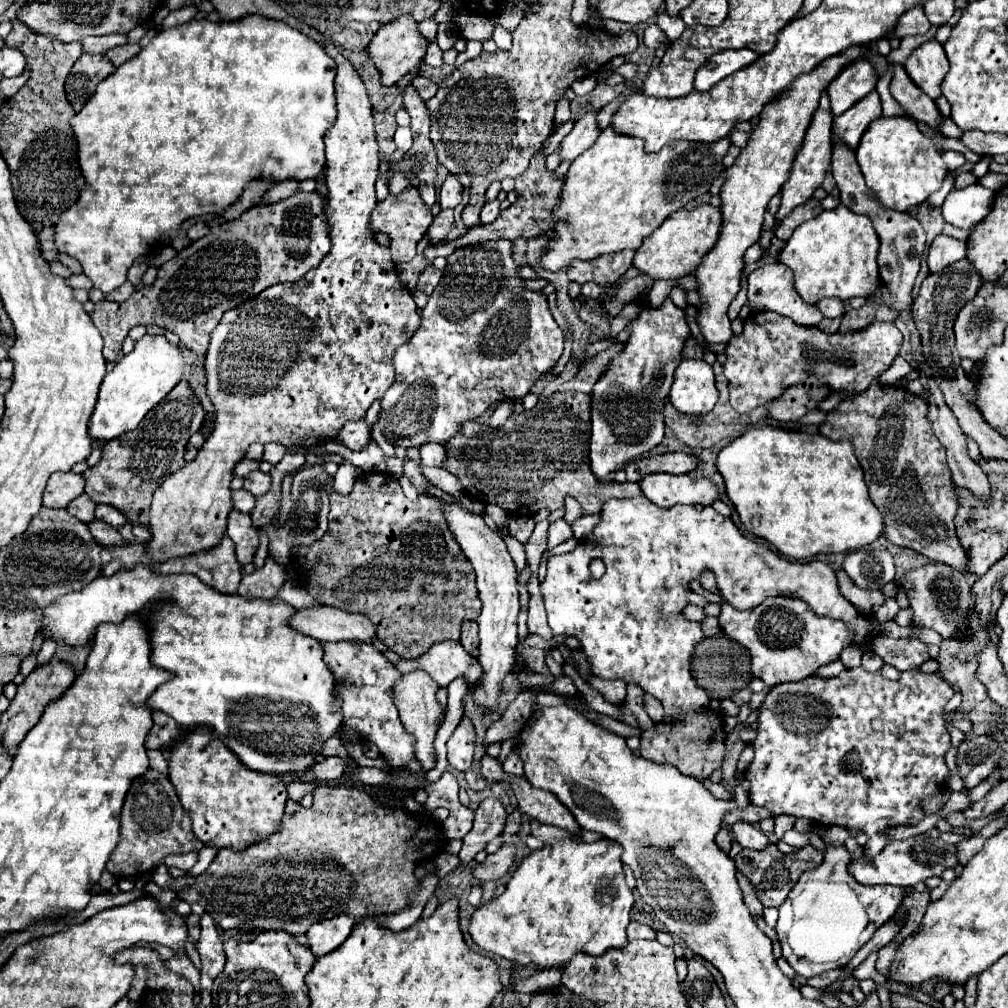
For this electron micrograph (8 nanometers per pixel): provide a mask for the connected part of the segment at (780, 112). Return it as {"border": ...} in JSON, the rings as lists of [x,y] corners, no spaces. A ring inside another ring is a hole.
{"border":[[[853,46],[847,48],[841,54],[835,54],[827,60],[823,60],[817,68],[813,68],[807,74],[797,76],[785,92],[779,92],[775,100],[765,104],[763,112],[759,114],[757,128],[749,134],[747,146],[741,148],[741,154],[737,156],[735,164],[725,170],[725,180],[721,186],[721,232],[715,248],[711,248],[701,264],[695,270],[697,278],[697,292],[701,304],[697,306],[697,324],[701,328],[701,334],[707,342],[729,342],[731,322],[727,318],[727,308],[735,294],[741,288],[741,272],[745,268],[743,256],[749,246],[753,246],[761,236],[763,226],[763,214],[767,208],[767,202],[781,192],[783,184],[789,178],[791,164],[803,144],[805,132],[809,128],[811,116],[815,114],[815,108],[819,104],[821,92],[831,84],[831,80],[849,64],[865,58],[863,56],[865,46]]]}

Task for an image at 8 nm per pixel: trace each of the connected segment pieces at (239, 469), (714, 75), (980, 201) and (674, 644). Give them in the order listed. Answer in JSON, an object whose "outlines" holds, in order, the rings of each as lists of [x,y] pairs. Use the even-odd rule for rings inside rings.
{"outlines":[[[[243,458],[237,466],[235,466],[235,470],[233,470],[233,476],[235,478],[245,478],[249,472],[253,472],[253,470],[257,470],[259,468],[259,464],[261,462],[253,462],[253,460],[247,460],[247,458]]],[[[749,48],[717,52],[715,56],[711,56],[711,60],[707,60],[707,64],[703,64],[695,72],[695,90],[699,90],[699,92],[709,90],[719,80],[723,80],[725,76],[753,64],[757,58],[759,58],[759,54],[751,52]]],[[[971,184],[963,190],[951,190],[943,202],[945,222],[969,230],[981,222],[993,206],[993,192],[981,184]]],[[[645,496],[607,500],[601,508],[601,520],[593,528],[593,532],[583,538],[575,550],[549,558],[541,592],[545,596],[547,618],[553,634],[575,636],[579,640],[593,676],[605,680],[621,678],[627,684],[633,682],[641,686],[643,692],[655,696],[665,708],[663,722],[681,722],[685,712],[701,712],[709,708],[709,694],[699,688],[691,676],[691,654],[697,644],[695,638],[703,638],[701,624],[691,622],[683,616],[683,608],[689,604],[689,582],[699,578],[703,570],[711,570],[715,574],[719,594],[733,608],[749,610],[759,606],[769,596],[801,598],[813,608],[813,612],[817,612],[817,616],[827,616],[851,624],[855,628],[855,644],[861,644],[869,636],[867,618],[861,616],[855,606],[841,596],[837,578],[827,564],[789,562],[783,556],[771,552],[767,546],[743,536],[731,522],[731,518],[723,518],[711,506],[705,506],[703,510],[697,510],[695,506],[679,506],[679,524],[675,524],[675,516],[663,516],[663,512],[659,512],[659,516],[655,516],[655,512],[647,516],[647,512],[639,512],[639,504],[647,502],[649,500]],[[593,558],[601,558],[607,568],[599,580],[595,580],[589,572]]]]}

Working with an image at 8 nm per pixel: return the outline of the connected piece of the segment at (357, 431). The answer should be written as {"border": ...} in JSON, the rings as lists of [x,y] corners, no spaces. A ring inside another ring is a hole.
{"border":[[[359,420],[359,422],[347,422],[339,430],[337,440],[343,442],[349,450],[363,450],[369,444],[369,436],[371,436],[369,426],[365,424],[365,420]]]}

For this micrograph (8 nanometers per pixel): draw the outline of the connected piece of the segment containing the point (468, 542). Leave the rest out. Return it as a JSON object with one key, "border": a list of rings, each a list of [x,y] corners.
{"border":[[[445,502],[447,508],[447,522],[451,524],[451,532],[455,540],[459,542],[463,554],[473,564],[473,570],[477,574],[477,588],[479,598],[483,602],[483,610],[477,618],[479,624],[479,664],[483,666],[485,674],[479,680],[479,688],[473,692],[475,700],[483,708],[491,708],[497,704],[497,698],[501,694],[501,682],[511,672],[511,666],[515,662],[515,644],[517,638],[517,614],[519,614],[519,592],[517,592],[517,572],[515,564],[507,552],[507,546],[503,538],[493,532],[485,520],[477,514],[471,514],[465,510],[459,502]]]}

